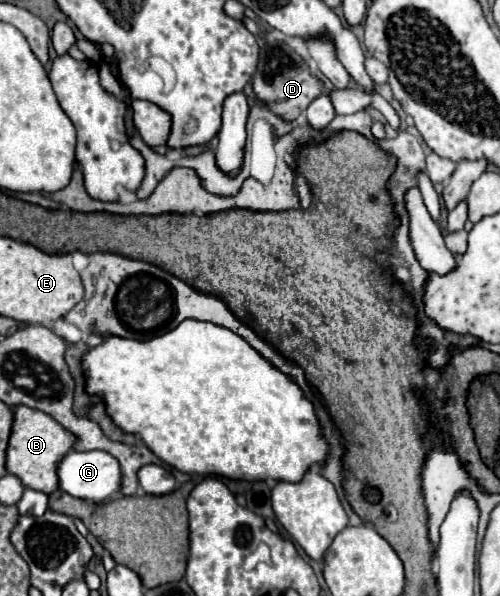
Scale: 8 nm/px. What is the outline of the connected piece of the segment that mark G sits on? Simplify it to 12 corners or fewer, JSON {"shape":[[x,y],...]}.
{"shape":[[71,450],[57,464],[61,490],[101,500],[119,492],[111,454]]}

